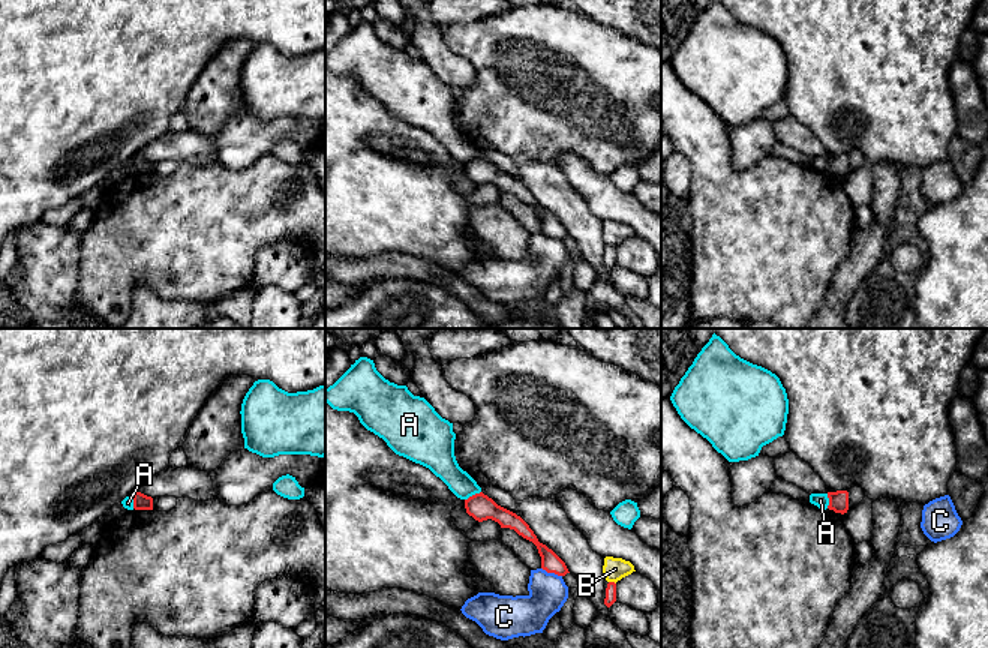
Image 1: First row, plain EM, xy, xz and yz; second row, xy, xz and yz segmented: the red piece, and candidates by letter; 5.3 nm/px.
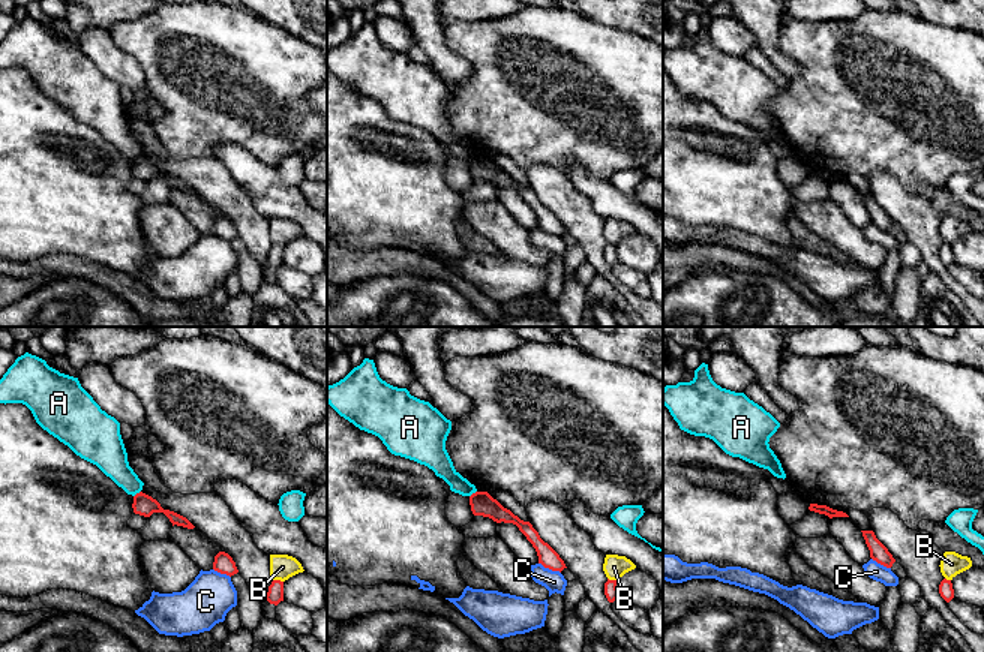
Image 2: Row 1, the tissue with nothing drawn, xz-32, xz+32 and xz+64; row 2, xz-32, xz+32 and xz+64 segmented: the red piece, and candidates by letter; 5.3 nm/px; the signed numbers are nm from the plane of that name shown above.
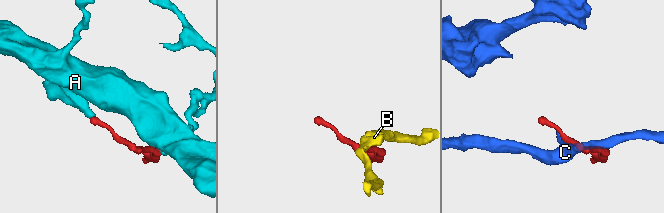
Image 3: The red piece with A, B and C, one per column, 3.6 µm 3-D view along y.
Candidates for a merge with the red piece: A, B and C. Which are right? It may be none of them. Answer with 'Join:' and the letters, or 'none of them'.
Join: none of them

